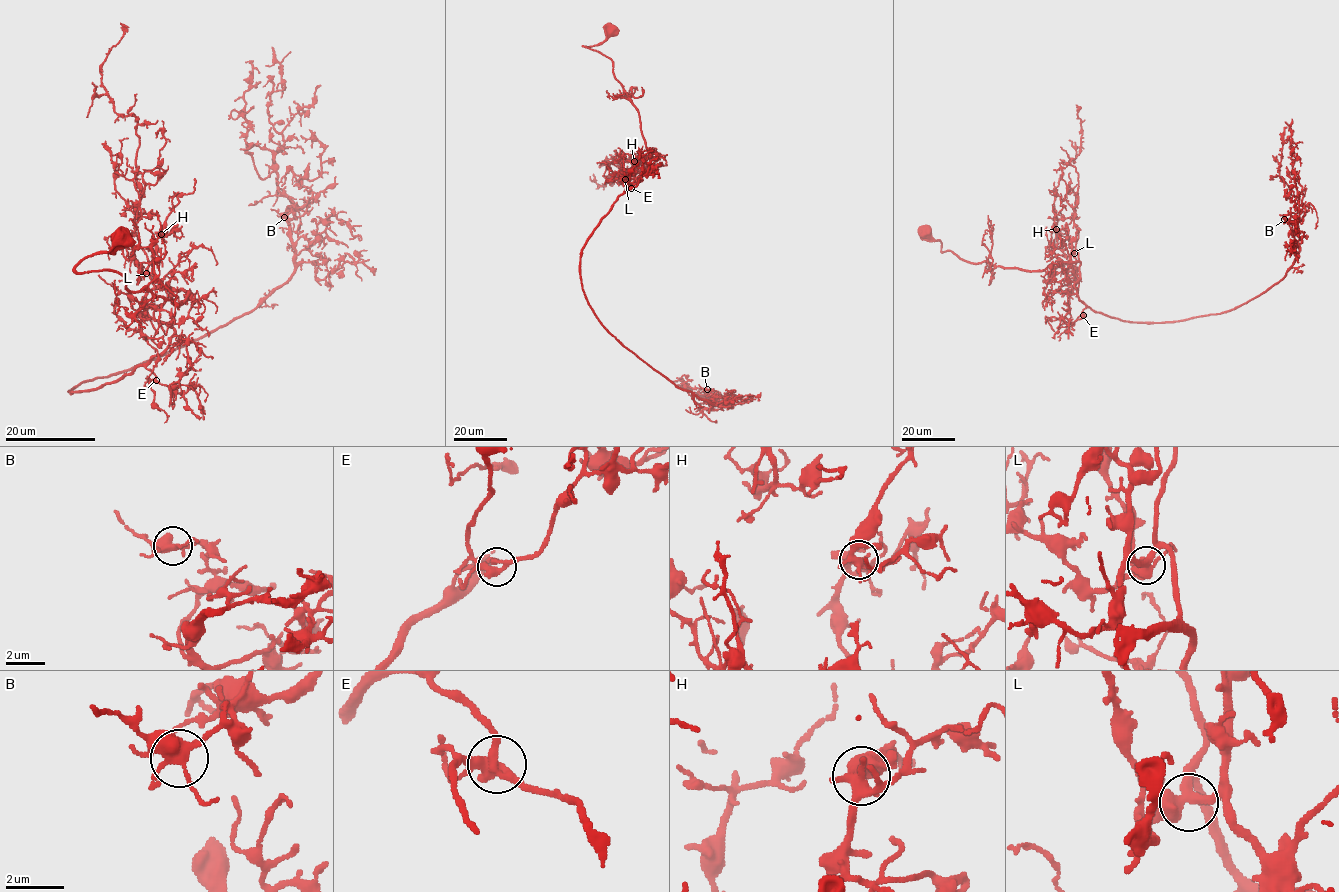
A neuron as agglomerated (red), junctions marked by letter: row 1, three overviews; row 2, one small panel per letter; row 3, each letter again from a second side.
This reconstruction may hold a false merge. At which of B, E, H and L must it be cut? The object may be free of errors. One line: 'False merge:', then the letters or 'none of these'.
False merge: none of these

